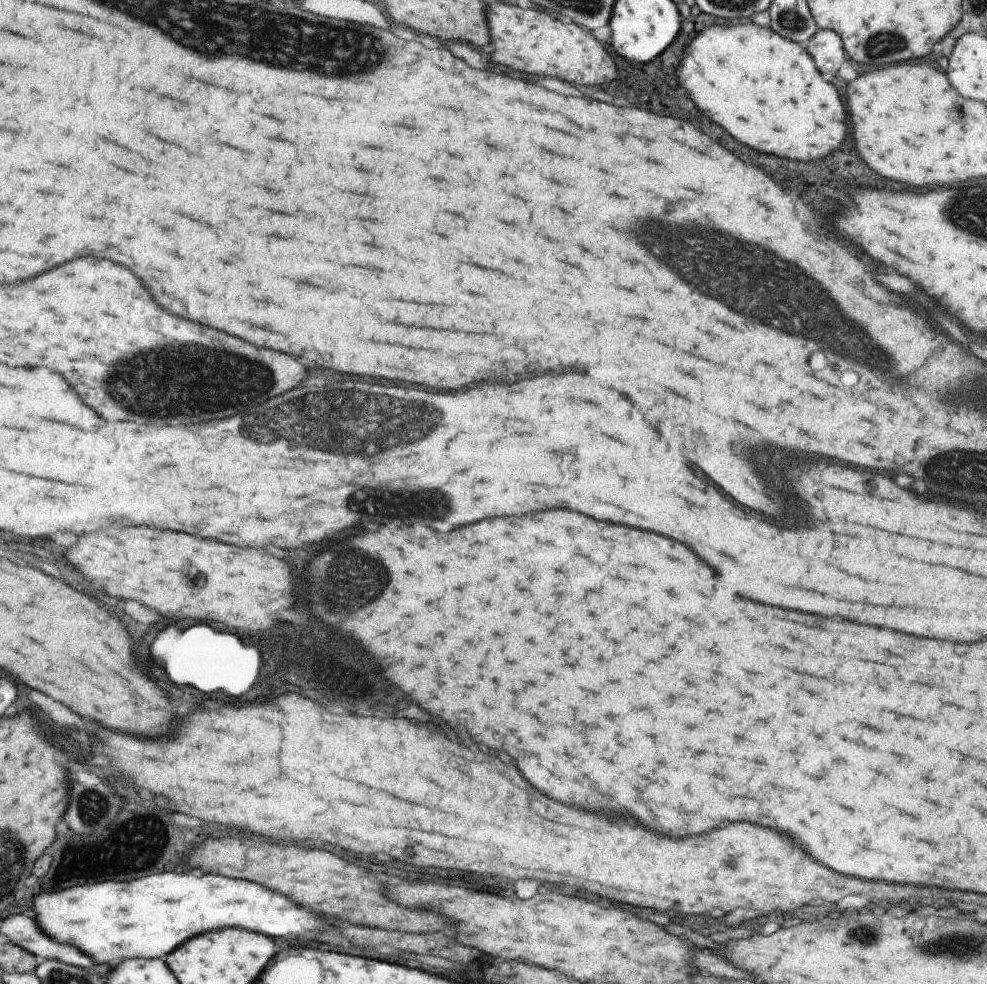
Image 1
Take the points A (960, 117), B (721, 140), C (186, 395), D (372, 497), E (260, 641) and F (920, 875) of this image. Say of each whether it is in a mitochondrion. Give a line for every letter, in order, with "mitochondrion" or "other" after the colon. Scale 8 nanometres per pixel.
A: mitochondrion
B: other
C: mitochondrion
D: mitochondrion
E: other
F: other

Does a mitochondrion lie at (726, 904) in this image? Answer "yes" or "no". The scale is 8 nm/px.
no

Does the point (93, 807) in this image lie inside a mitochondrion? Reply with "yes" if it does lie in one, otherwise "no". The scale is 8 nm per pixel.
yes

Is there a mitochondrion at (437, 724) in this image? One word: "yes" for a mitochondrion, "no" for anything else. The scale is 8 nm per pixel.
no

